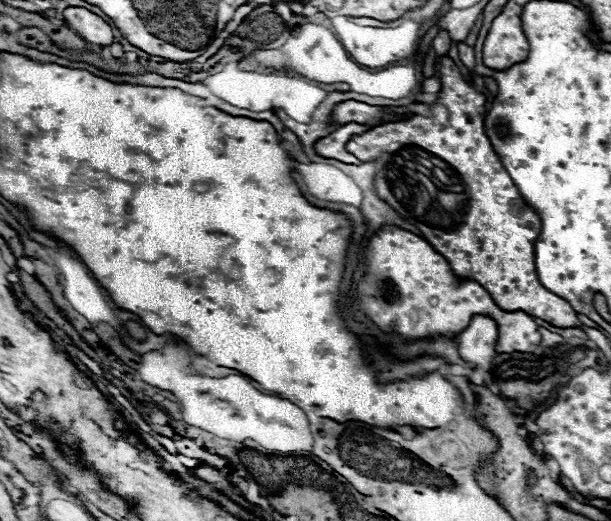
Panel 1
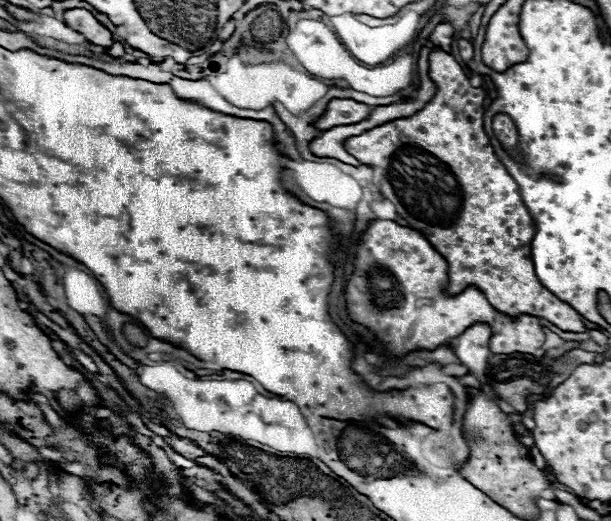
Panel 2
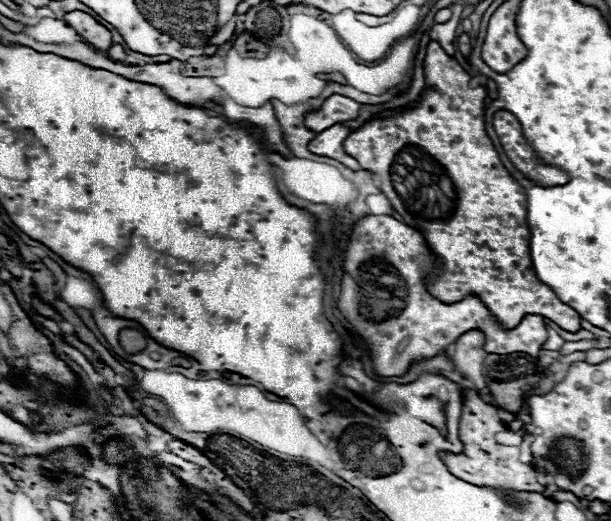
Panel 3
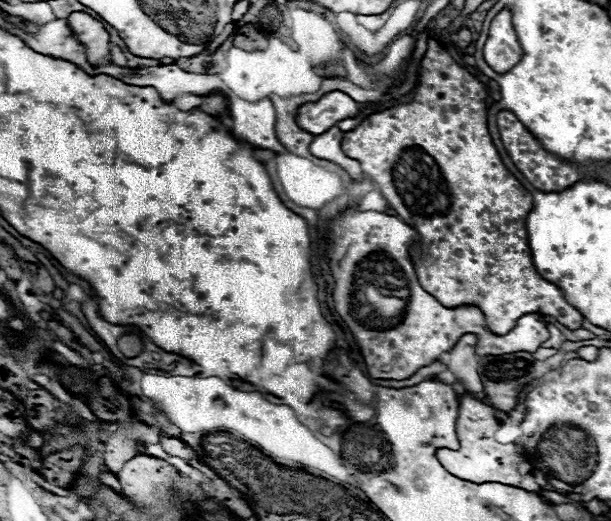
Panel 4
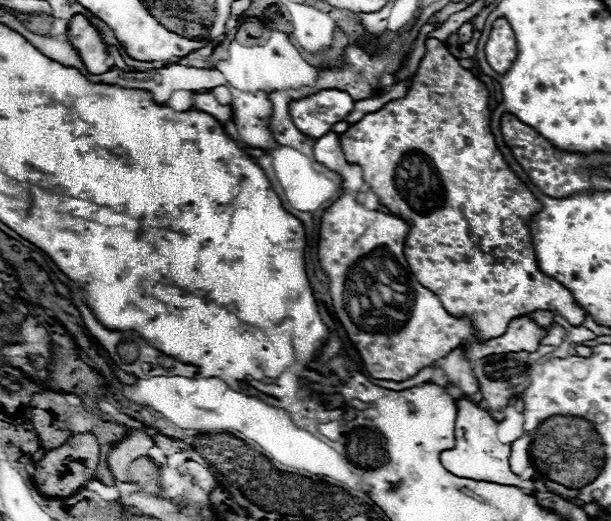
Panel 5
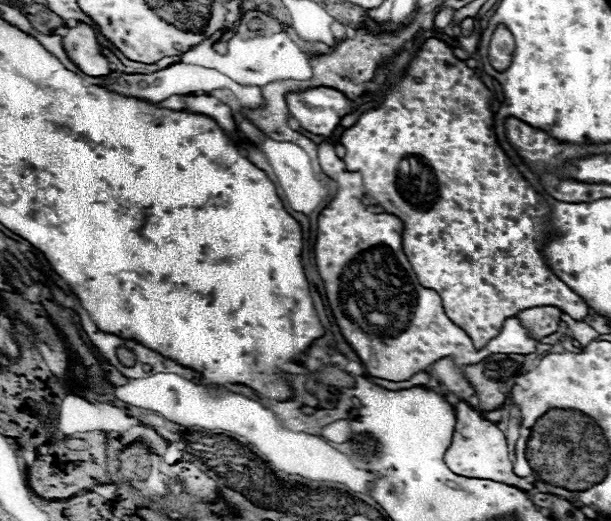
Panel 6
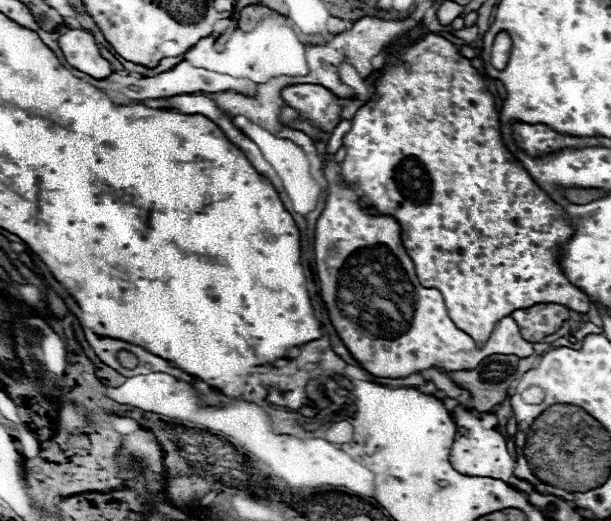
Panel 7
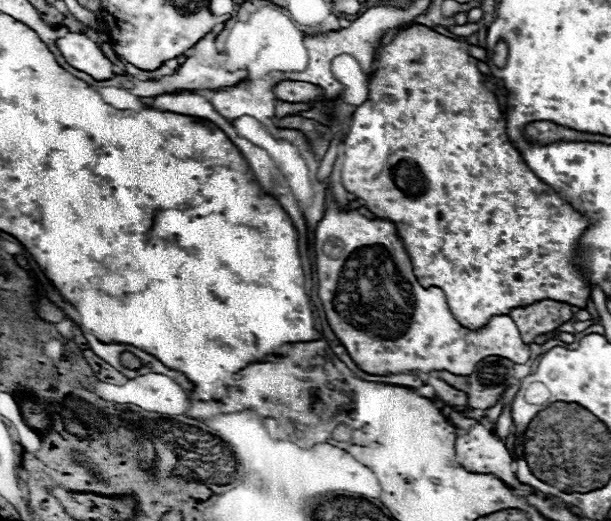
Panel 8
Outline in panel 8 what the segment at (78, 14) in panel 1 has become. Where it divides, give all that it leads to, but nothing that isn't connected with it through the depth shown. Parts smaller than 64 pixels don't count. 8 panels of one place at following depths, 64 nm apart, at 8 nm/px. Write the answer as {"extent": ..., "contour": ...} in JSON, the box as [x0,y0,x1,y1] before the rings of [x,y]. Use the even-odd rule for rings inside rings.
{"extent":[56,32,114,80],"contour":[[[68,32],[64,38],[56,40],[56,46],[70,66],[90,74],[94,80],[108,80],[114,76],[112,62],[86,34]]]}

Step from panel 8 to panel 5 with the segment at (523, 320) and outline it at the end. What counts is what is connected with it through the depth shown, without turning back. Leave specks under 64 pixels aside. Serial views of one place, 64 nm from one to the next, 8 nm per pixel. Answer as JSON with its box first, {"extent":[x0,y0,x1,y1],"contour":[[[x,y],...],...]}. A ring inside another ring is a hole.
{"extent":[526,310,556,332],"contour":[[[534,310],[534,312],[530,312],[530,314],[526,314],[528,318],[532,318],[540,328],[544,328],[546,332],[554,326],[554,316],[556,316],[556,312],[550,312],[550,310]]]}

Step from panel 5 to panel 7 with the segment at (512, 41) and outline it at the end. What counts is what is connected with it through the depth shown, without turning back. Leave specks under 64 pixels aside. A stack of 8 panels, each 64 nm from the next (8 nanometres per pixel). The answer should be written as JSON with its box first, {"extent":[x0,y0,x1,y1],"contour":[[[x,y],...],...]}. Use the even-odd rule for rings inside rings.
{"extent":[492,32,512,70],"contour":[[[500,32],[494,40],[494,46],[492,46],[492,66],[496,70],[504,70],[504,66],[508,64],[508,58],[510,58],[510,48],[512,48],[512,42],[510,42],[510,36],[506,32]]]}

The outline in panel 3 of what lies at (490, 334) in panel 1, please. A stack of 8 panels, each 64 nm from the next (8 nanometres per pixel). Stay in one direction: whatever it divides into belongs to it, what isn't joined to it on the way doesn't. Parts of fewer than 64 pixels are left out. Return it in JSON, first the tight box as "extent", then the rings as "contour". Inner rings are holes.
{"extent":[448,330,486,390],"contour":[[[480,330],[464,332],[448,350],[456,372],[460,372],[464,378],[472,380],[476,390],[482,390],[486,386],[482,378],[482,360],[484,360],[484,334]]]}

